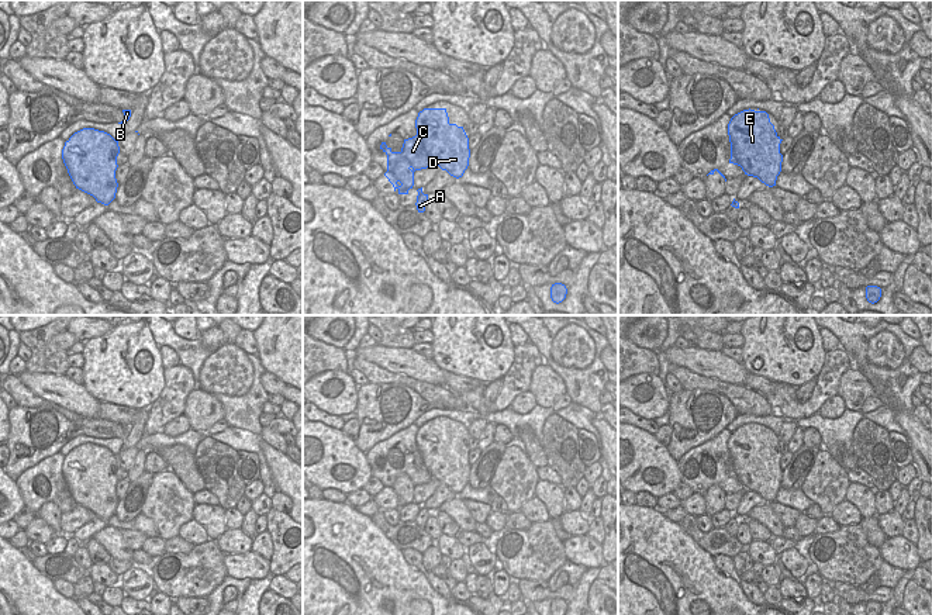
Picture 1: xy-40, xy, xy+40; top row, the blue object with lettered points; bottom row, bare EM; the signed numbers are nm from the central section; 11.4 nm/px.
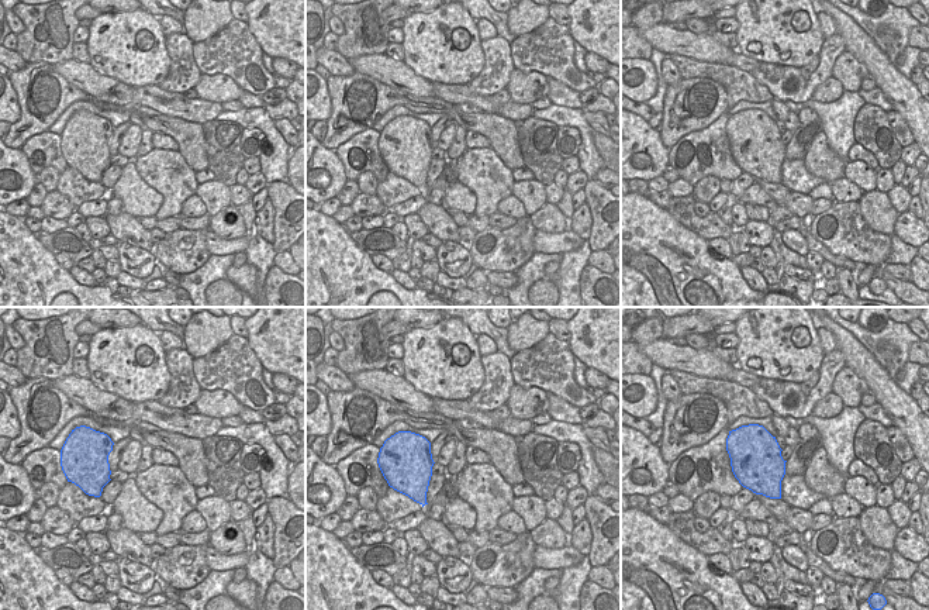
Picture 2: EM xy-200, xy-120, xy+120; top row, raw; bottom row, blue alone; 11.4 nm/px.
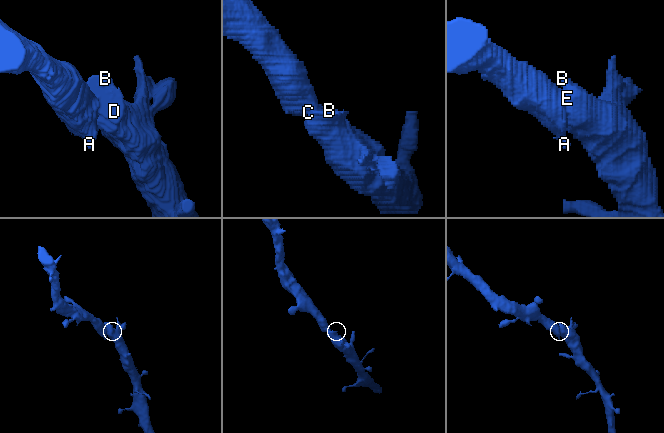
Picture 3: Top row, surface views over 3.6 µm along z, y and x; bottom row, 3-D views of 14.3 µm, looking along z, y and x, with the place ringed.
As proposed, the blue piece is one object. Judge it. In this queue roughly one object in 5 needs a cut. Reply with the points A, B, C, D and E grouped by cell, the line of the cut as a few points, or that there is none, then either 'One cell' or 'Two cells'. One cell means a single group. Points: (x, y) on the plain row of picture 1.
Groups: A B C D E. No split. One cell

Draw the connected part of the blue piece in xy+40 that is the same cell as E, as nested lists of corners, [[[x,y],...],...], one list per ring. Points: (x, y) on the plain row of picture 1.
[[[743,425],[728,439],[731,457],[729,478],[742,483],[745,490],[757,493],[769,502],[776,501],[781,487],[781,453],[766,426]]]

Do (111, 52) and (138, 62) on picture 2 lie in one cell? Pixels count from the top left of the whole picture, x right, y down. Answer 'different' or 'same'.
same

